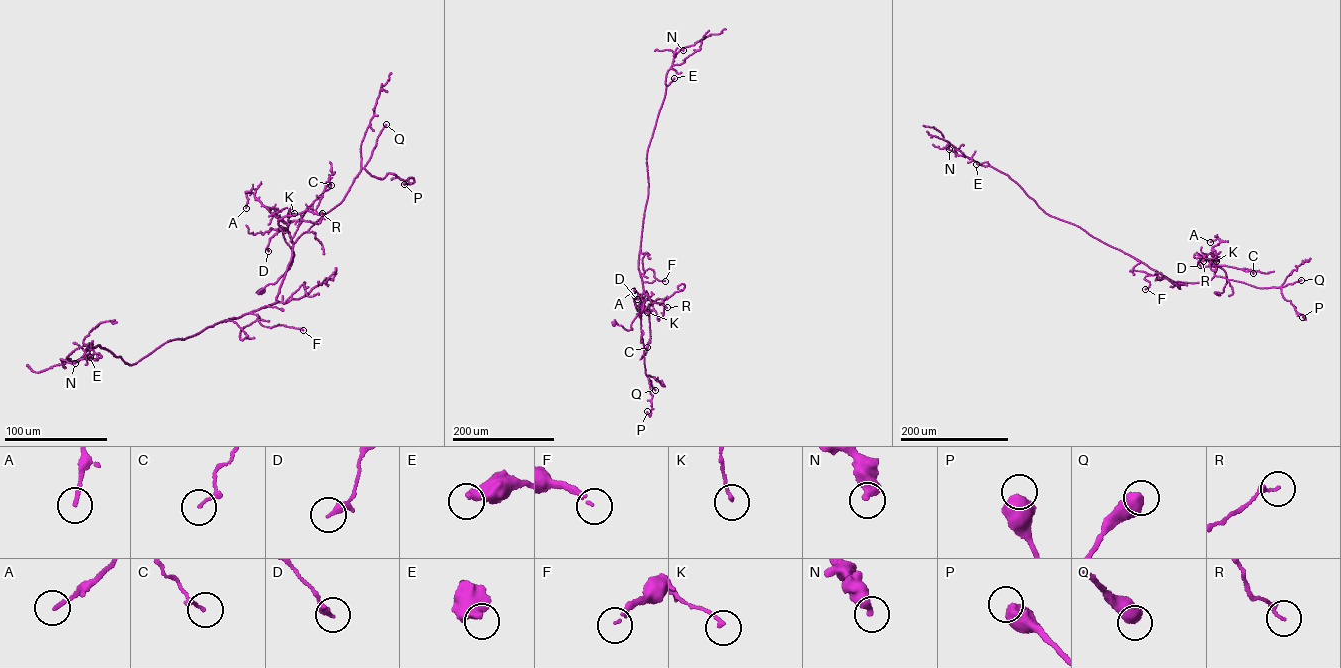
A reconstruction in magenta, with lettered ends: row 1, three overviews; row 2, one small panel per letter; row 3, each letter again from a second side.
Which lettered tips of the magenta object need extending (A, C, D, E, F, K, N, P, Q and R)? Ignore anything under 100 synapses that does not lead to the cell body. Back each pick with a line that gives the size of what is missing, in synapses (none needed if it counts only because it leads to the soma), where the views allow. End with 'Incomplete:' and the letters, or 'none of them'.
Incomplete: none of them

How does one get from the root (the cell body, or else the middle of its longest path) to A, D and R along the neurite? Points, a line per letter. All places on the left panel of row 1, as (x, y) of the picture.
A: (261, 291), (289, 268), (294, 253), (283, 237), (287, 224), (251, 192), (246, 193), (246, 208)
D: (261, 291), (291, 263), (286, 229), (270, 238), (268, 251)
R: (261, 291), (293, 260), (283, 235), (282, 229), (287, 230), (278, 220), (306, 210), (322, 213)

